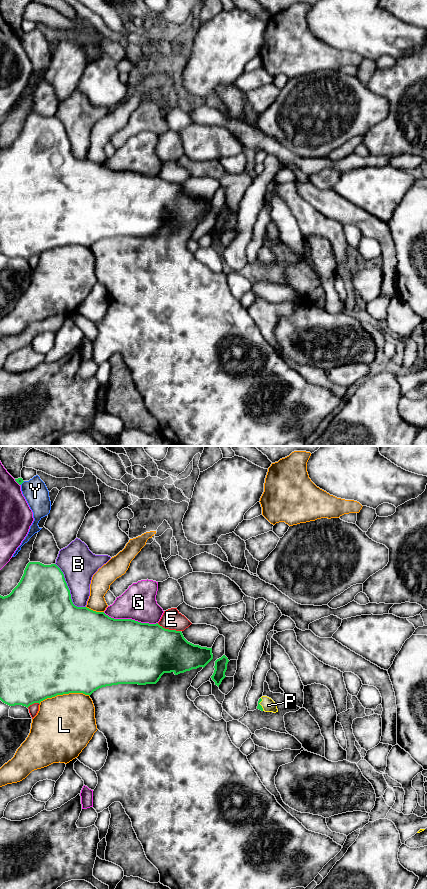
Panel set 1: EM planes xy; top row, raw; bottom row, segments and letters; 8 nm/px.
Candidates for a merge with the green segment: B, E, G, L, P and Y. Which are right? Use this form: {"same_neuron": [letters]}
{"same_neuron": ["P"]}

